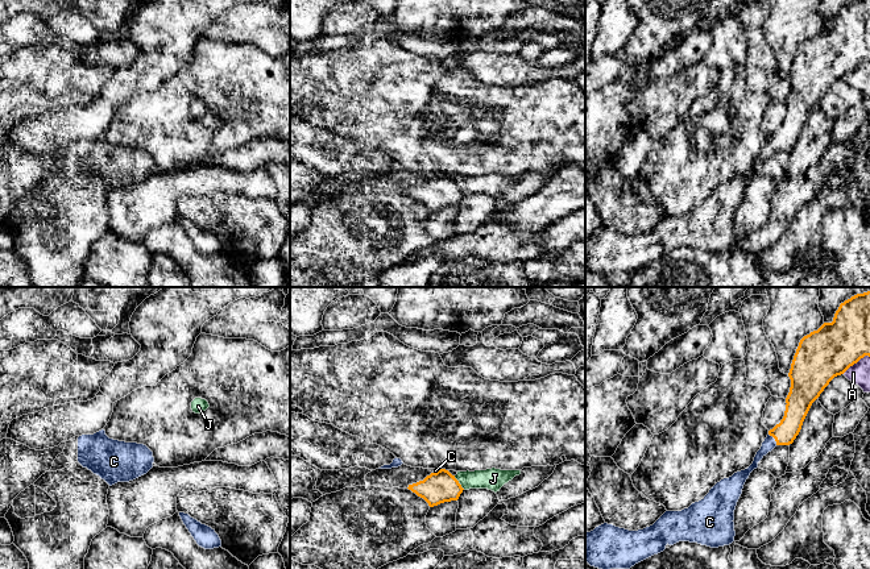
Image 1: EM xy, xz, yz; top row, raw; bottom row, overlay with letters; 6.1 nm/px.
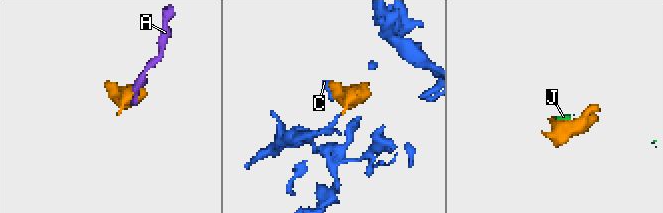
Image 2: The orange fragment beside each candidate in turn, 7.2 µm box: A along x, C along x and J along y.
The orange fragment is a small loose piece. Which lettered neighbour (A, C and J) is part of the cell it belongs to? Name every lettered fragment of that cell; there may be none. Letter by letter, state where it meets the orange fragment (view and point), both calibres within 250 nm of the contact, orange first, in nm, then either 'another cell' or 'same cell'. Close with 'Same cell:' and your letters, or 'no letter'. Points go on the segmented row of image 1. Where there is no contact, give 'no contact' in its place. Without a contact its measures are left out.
A: yz (856, 362) | 300/130 nm | another cell
C: yz (774, 437) | 140/80 nm | same cell
J: xz (458, 482) | 190/130 nm | another cell
Same cell: C

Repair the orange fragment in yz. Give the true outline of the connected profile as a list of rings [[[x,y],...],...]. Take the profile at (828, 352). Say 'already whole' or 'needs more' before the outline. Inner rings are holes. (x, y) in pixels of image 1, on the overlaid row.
needs more; [[[870,291],[857,294],[841,303],[832,323],[824,323],[817,331],[800,340],[788,373],[791,387],[786,398],[784,416],[779,424],[768,431],[747,469],[717,482],[701,501],[692,503],[688,508],[666,511],[652,526],[643,529],[629,531],[604,523],[593,531],[585,532],[585,561],[598,569],[630,569],[635,564],[663,552],[667,544],[689,541],[710,548],[732,544],[736,536],[734,510],[750,473],[758,468],[758,462],[776,445],[794,443],[812,403],[829,382],[834,377],[844,374],[865,356],[870,357]]]

